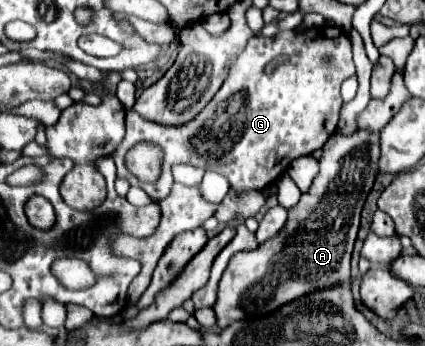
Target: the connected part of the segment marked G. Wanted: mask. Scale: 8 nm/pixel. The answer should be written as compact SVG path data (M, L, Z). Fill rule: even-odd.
M336 26L306 28L306 32L286 30L274 38L252 36L218 94L186 126L162 126L142 118L134 110L126 110L126 136L112 156L118 176L126 178L132 186L140 186L152 200L162 200L172 188L170 168L190 162L220 172L228 178L230 188L240 194L246 190L264 190L286 172L290 160L322 148L330 134L336 132L342 108L340 86L354 74L350 38ZM282 54L288 56L288 62L266 74L266 64ZM142 140L154 142L164 150L162 176L154 184L136 180L124 166L126 152Z

